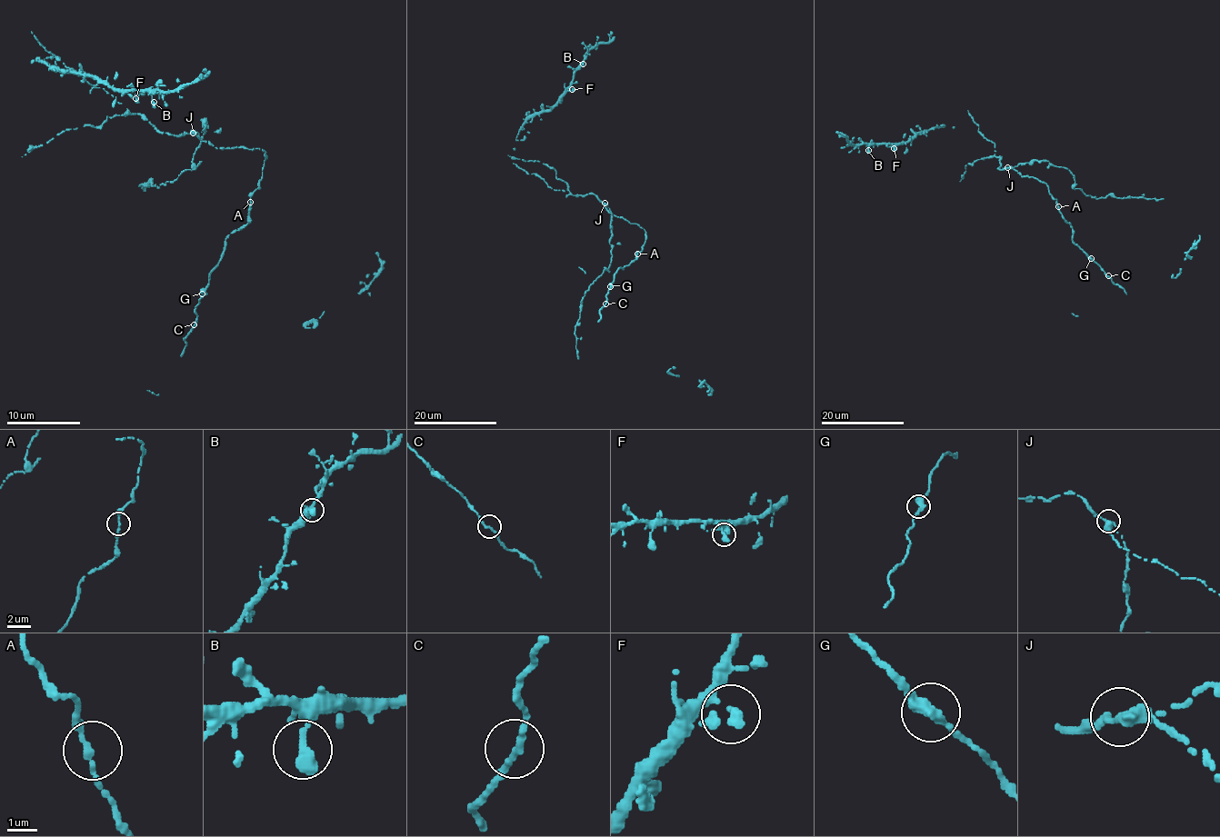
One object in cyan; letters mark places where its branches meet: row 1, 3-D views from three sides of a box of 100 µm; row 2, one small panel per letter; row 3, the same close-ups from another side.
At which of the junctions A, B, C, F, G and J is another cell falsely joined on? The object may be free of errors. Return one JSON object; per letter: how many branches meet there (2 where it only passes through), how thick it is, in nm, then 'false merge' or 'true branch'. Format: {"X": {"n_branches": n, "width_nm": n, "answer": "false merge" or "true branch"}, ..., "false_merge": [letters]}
{"A": {"n_branches": 2, "width_nm": 200, "answer": "true branch"}, "B": {"n_branches": 1, "width_nm": 480, "answer": "true branch"}, "C": {"n_branches": 2, "width_nm": 240, "answer": "true branch"}, "F": {"n_branches": 1, "width_nm": 400, "answer": "true branch"}, "G": {"n_branches": 2, "width_nm": 380, "answer": "true branch"}, "J": {"n_branches": 2, "width_nm": 360, "answer": "false merge"}, "false_merge": ["J"]}

